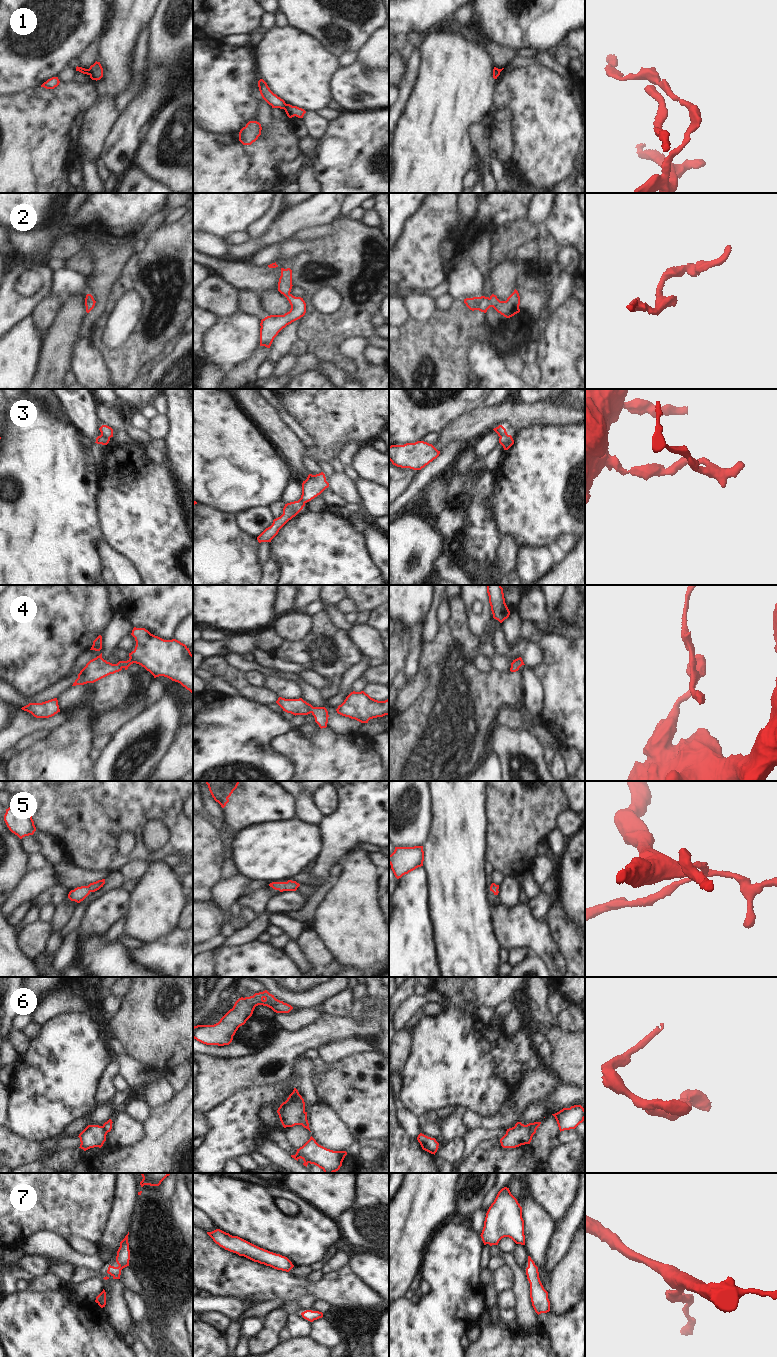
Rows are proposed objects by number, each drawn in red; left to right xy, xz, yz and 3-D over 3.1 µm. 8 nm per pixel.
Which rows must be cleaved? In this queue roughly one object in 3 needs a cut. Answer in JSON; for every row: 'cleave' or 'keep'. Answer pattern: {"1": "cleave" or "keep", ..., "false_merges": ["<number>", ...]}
{"1": "cleave", "2": "keep", "3": "cleave", "4": "keep", "5": "keep", "6": "cleave", "7": "keep", "false_merges": ["1", "3", "6"]}

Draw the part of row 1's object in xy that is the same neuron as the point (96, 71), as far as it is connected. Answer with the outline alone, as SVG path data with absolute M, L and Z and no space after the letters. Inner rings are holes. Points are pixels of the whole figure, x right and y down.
M95 62L93 65L90 66L88 69L90 73L90 78L92 80L100 80L103 77L103 68L100 64L100 62Z

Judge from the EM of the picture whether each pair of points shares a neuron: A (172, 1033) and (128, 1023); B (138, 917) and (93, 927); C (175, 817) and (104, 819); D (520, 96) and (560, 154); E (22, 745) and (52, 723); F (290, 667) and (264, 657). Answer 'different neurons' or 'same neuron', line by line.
A: same neuron
B: different neurons
C: same neuron
D: same neuron
E: different neurons
F: same neuron

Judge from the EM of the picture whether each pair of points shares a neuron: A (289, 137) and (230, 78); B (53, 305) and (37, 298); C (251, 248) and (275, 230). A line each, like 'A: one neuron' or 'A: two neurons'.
A: two neurons
B: two neurons
C: one neuron

